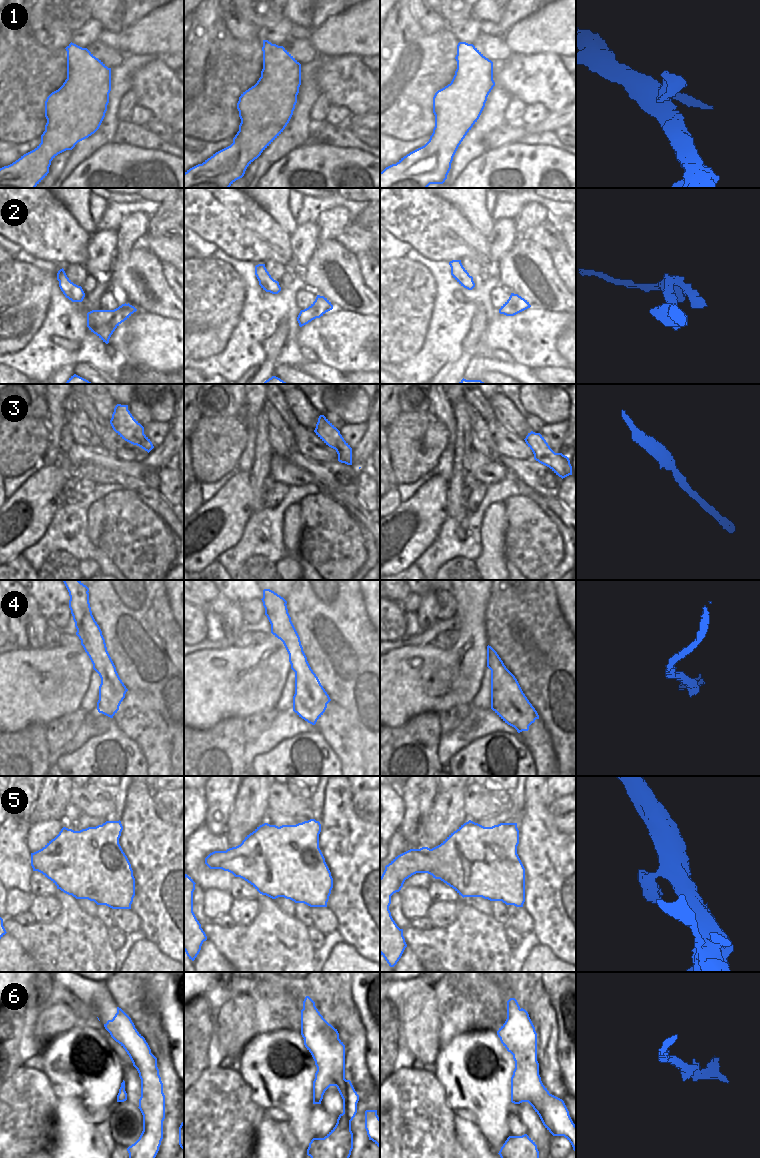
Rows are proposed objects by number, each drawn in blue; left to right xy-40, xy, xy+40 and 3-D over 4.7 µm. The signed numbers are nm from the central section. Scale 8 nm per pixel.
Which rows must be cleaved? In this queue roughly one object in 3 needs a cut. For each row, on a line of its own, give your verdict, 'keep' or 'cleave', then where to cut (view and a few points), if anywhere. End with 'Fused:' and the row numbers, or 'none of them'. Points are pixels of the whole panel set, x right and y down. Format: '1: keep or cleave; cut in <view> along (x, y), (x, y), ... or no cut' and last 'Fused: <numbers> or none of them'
1: keep; no cut
2: keep; no cut
3: keep; no cut
4: keep; no cut
5: keep; no cut
6: cleave; cut in xy-40 along (134, 1027), (120, 1029), (117, 1026), (110, 1026), (108, 1028)
Fused: 6

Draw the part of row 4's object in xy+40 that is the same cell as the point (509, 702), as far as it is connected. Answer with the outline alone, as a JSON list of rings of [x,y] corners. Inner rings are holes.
[[[487,646],[487,667],[491,670],[491,709],[518,733],[528,731],[539,715],[523,693],[515,676],[506,668],[497,652]]]

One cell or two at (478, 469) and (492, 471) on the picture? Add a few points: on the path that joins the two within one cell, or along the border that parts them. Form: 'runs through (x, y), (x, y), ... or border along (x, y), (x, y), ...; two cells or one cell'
runs through (481, 469), (489, 471); one cell

